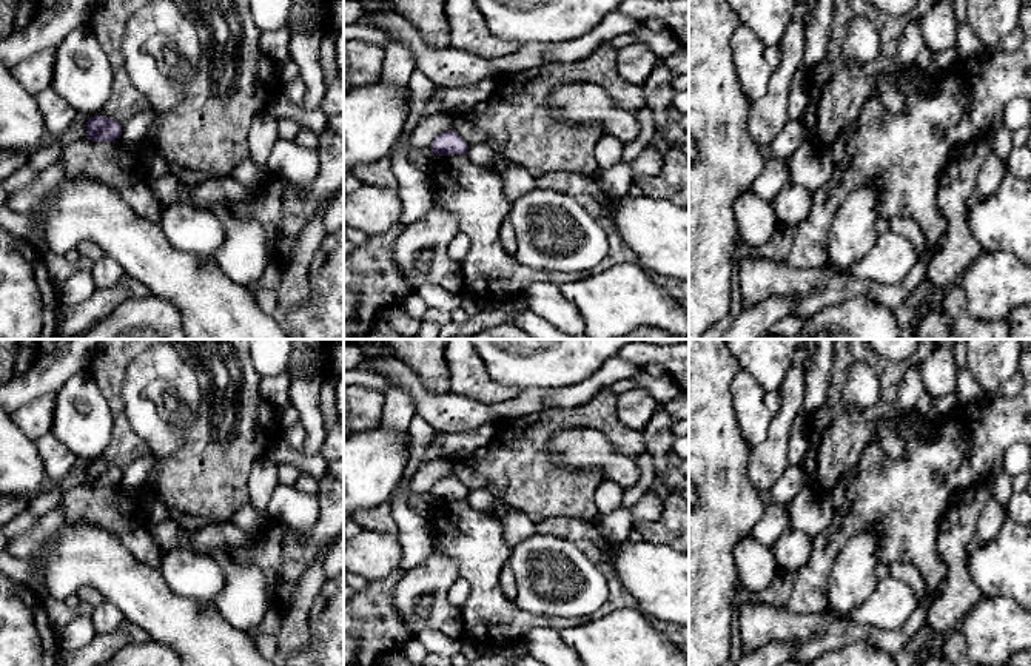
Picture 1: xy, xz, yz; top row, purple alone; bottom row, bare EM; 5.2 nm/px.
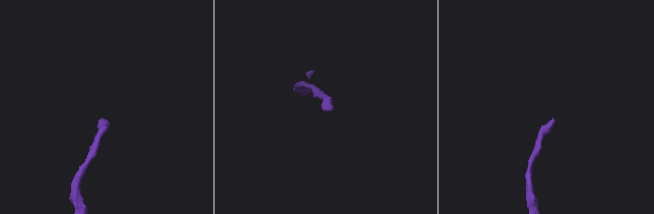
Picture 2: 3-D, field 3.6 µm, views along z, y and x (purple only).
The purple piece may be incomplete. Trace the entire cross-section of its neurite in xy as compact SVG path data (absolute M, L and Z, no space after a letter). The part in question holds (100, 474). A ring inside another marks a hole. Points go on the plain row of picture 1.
M103 461L89 462L86 475L86 484L92 487L113 487L122 481L122 470Z

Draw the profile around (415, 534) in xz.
M402 481L391 500L391 516L398 526L398 540L402 549L399 567L405 572L425 563L433 549L433 529L430 521L410 504L410 489Z

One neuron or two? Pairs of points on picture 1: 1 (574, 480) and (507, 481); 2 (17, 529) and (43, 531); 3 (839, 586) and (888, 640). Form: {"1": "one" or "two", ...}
{"1": "one", "2": "two", "3": "two"}

